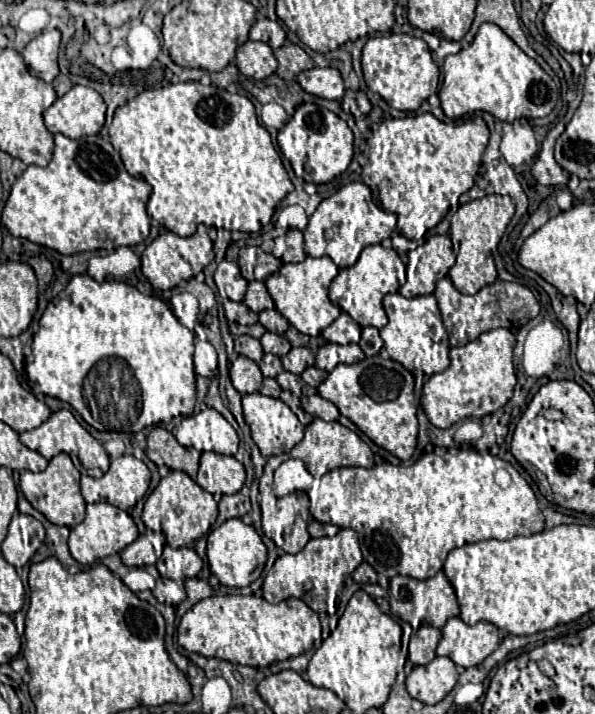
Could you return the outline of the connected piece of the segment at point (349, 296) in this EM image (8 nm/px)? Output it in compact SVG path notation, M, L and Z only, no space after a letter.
M372 244L364 248L360 258L356 260L354 266L348 270L340 270L338 276L330 284L330 300L340 306L342 312L350 314L362 328L364 326L374 326L374 328L384 328L388 324L386 312L382 308L382 296L388 292L398 292L400 282L396 274L396 264L398 264L398 254L394 248L384 248L380 244Z

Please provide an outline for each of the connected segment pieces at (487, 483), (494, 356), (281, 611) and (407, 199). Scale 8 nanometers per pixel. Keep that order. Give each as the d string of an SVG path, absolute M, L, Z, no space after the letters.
M472 448L424 454L409 466L386 462L374 468L336 468L326 472L322 480L316 482L320 484L308 493L311 516L318 522L328 522L338 528L354 528L360 538L364 560L378 574L384 574L388 578L402 574L416 580L426 580L442 570L446 554L452 548L490 538L510 540L514 536L530 536L544 528L544 514L538 508L536 494L520 476L520 472L498 456L492 456L488 452L484 452L482 456Z
M496 328L480 334L474 342L450 350L450 366L434 374L424 384L422 408L428 420L438 428L450 428L464 418L482 418L502 408L514 392L516 372L512 364L512 350L516 338L508 328Z
M210 596L194 604L180 620L176 634L178 644L190 652L222 658L232 664L244 664L254 668L266 668L272 662L288 660L310 648L320 647L321 623L316 612L302 600L288 598L278 604L270 604L260 596Z
M424 112L406 118L382 120L372 132L368 146L370 172L366 176L366 182L376 188L378 200L384 206L384 210L396 214L400 234L404 234L410 240L420 240L448 214L450 206L455 206L456 212L460 207L460 196L472 188L474 174L478 172L482 154L488 146L488 128L482 118L472 118L470 122L462 124L444 124L434 114Z

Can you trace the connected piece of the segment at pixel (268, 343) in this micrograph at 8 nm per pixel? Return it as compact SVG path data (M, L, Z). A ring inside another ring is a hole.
M266 332L262 338L260 338L262 346L264 346L264 352L270 352L270 354L276 354L276 356L284 356L288 354L288 350L292 348L290 342L280 336L280 334L272 334L272 332Z

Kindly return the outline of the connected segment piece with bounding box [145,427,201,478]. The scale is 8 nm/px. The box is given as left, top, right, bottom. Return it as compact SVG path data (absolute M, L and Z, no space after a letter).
M161 427L153 428L148 434L145 453L158 467L167 467L159 468L161 477L170 470L182 470L190 478L196 478L201 452L180 446L173 434Z

